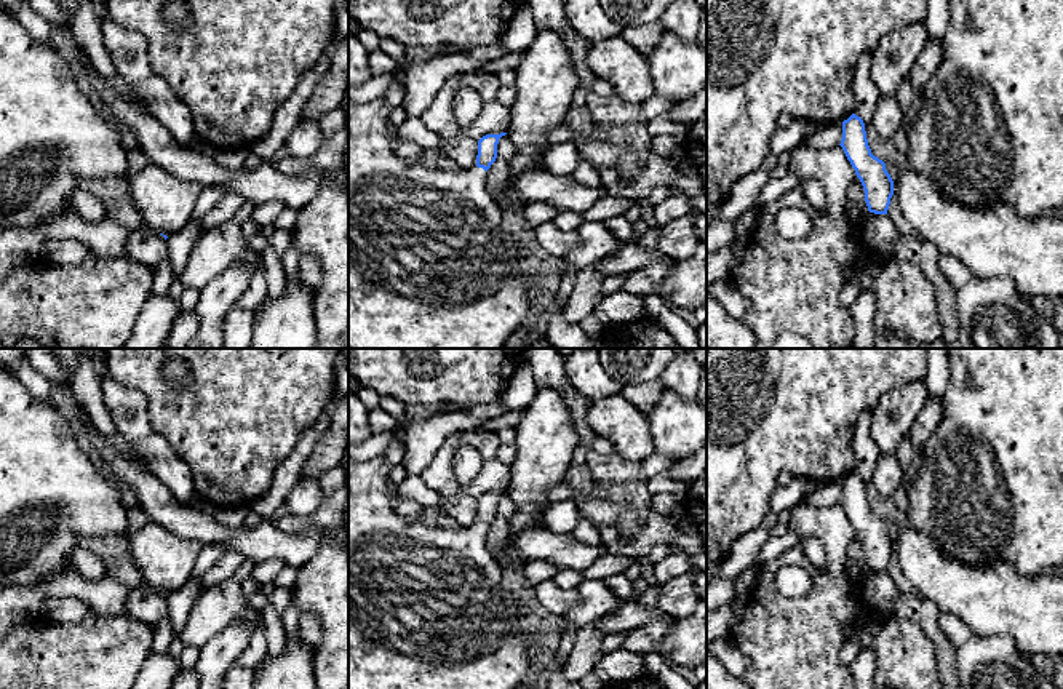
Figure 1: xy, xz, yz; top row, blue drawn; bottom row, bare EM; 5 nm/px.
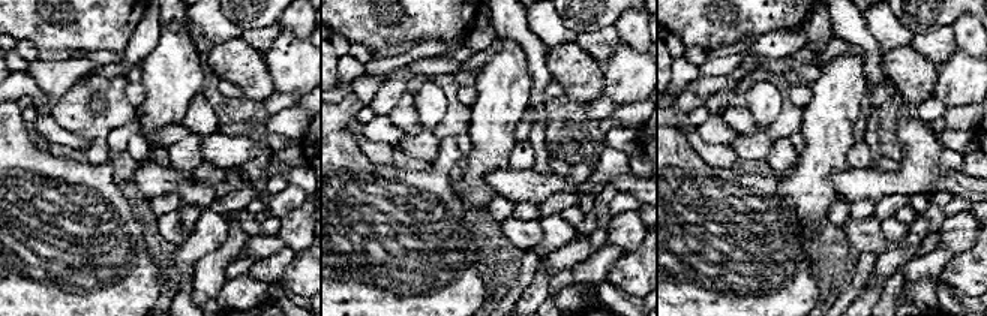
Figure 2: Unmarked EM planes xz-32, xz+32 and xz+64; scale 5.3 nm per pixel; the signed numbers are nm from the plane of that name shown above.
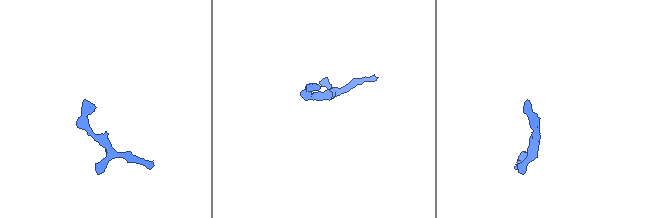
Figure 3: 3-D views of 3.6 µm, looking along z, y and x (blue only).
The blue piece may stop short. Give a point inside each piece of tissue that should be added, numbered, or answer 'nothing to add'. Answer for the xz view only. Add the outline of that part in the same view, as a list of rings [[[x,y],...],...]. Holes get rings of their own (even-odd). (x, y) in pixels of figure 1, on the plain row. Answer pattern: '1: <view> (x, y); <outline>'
1: xz (414, 622); [[[385,457],[368,462],[348,459],[348,689],[515,689],[529,671],[529,657],[518,623],[513,591],[504,587],[504,571],[486,547],[486,529],[444,529],[425,521],[406,521],[395,508],[398,499],[388,480]]]

